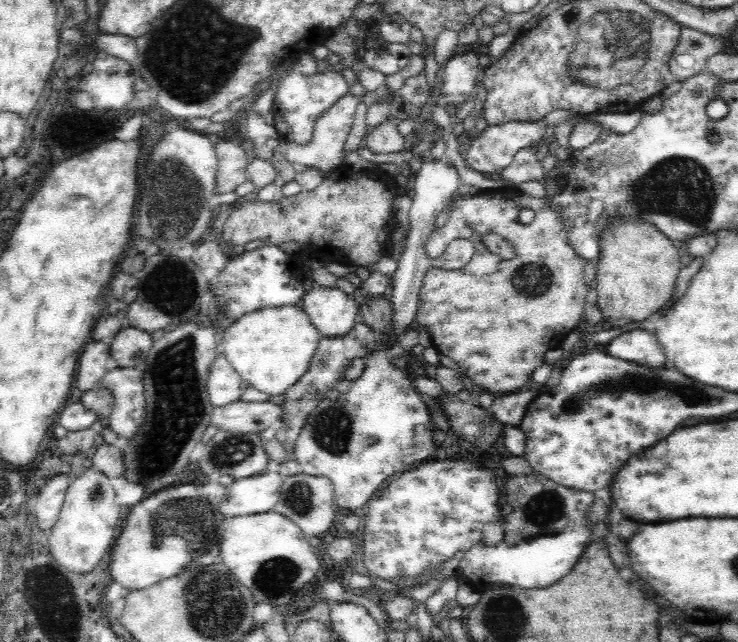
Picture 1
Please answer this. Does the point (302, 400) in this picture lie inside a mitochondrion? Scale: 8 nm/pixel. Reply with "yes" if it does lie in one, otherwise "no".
yes

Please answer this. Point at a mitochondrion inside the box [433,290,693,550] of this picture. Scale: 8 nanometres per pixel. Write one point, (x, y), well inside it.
(547, 506)

